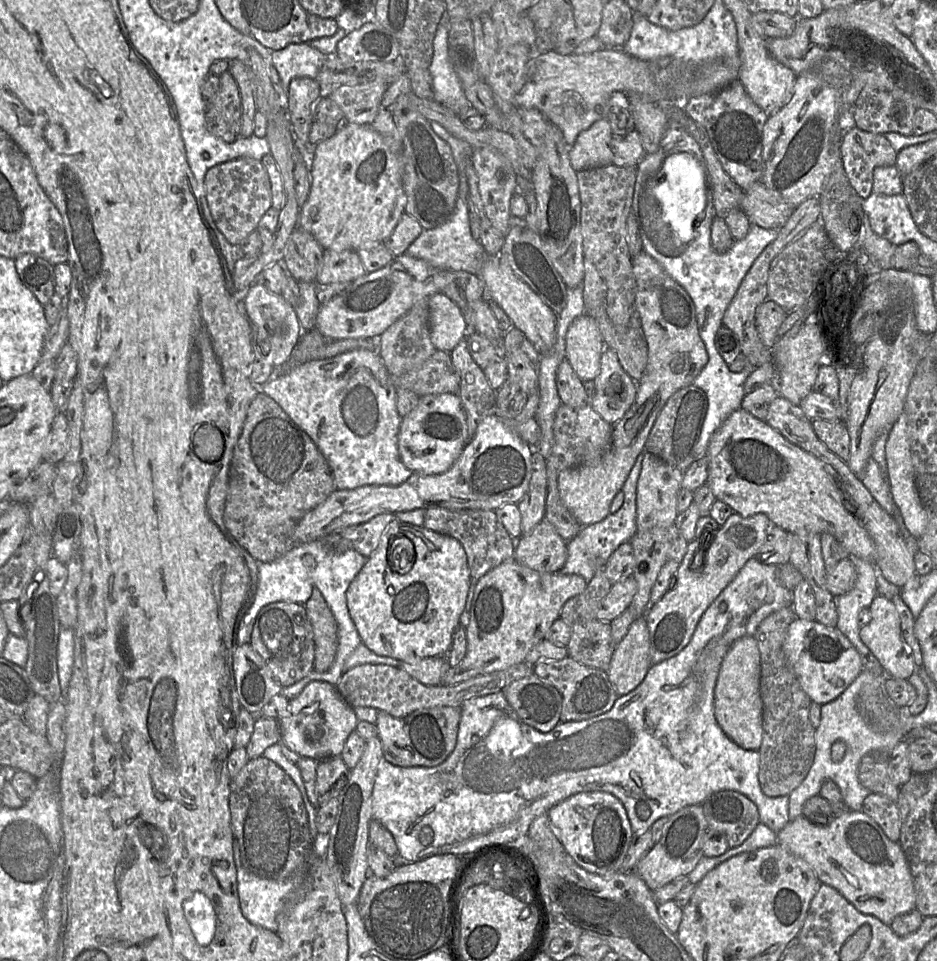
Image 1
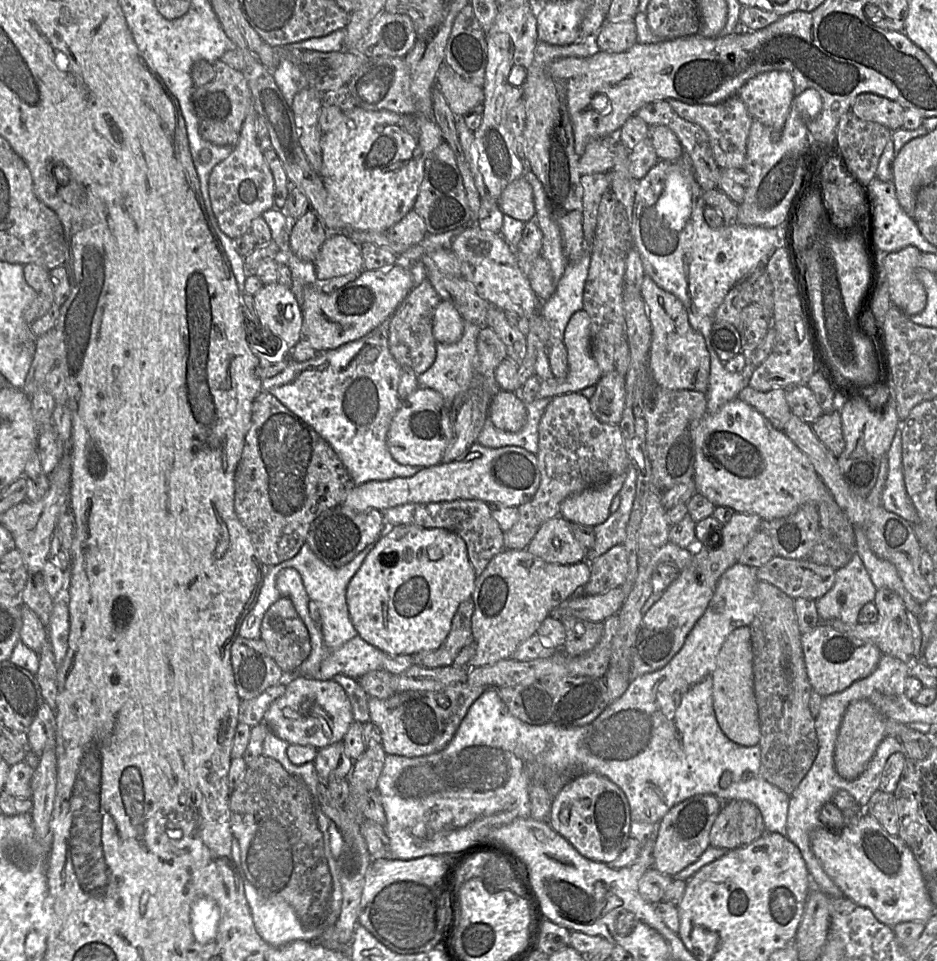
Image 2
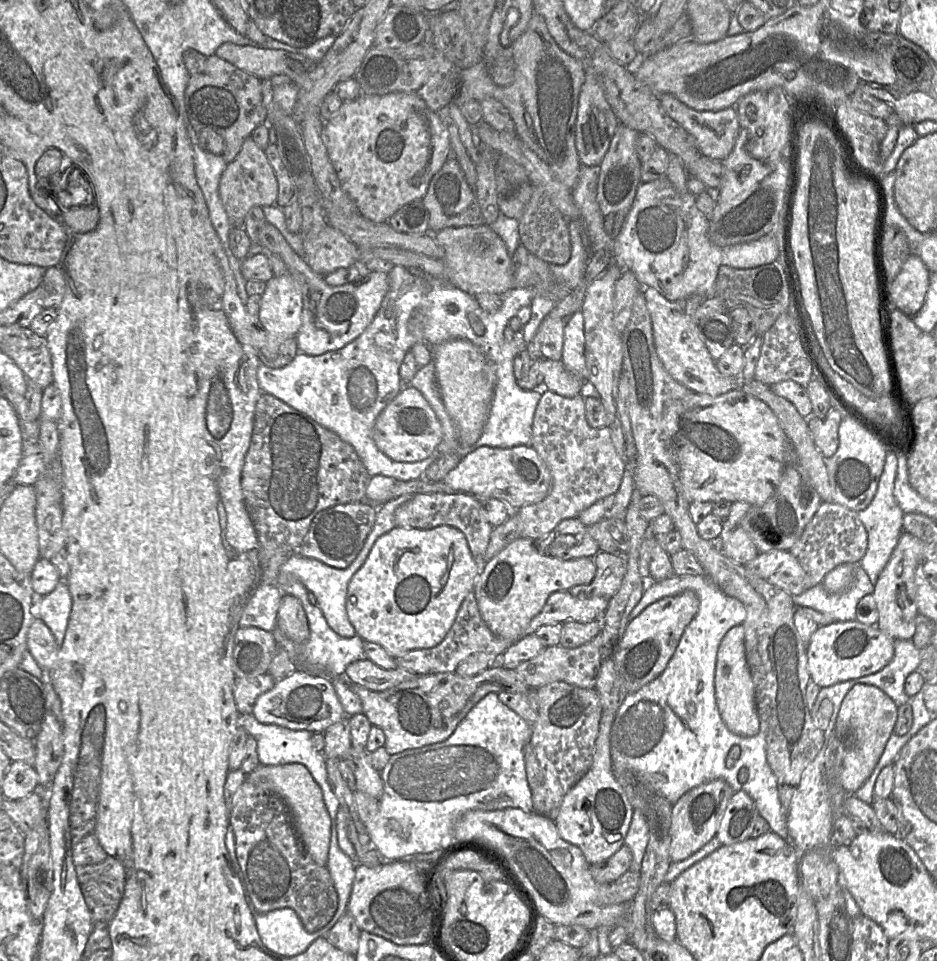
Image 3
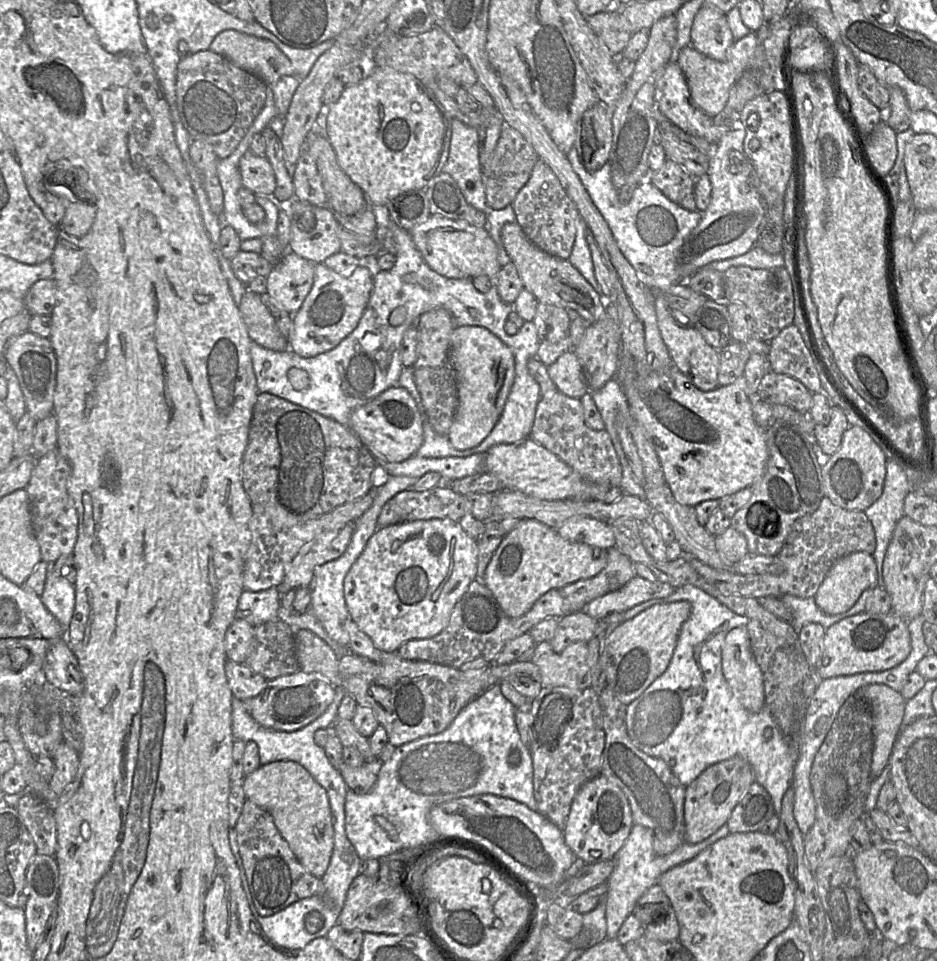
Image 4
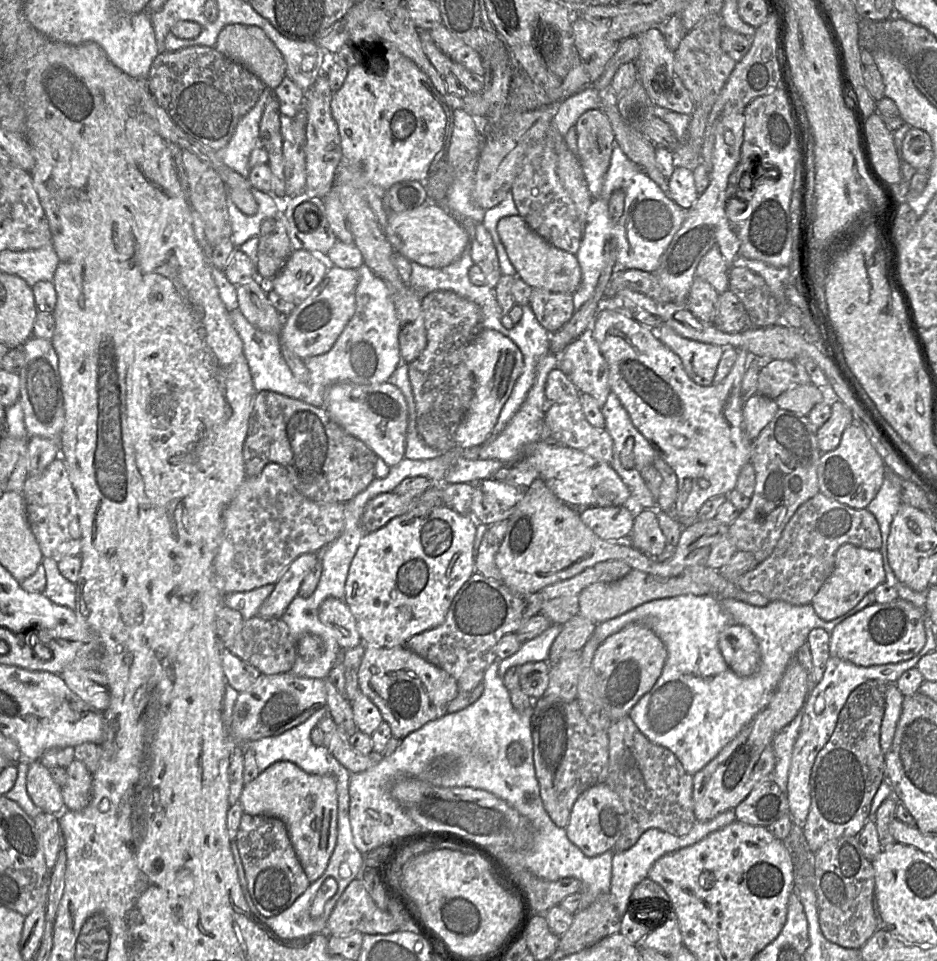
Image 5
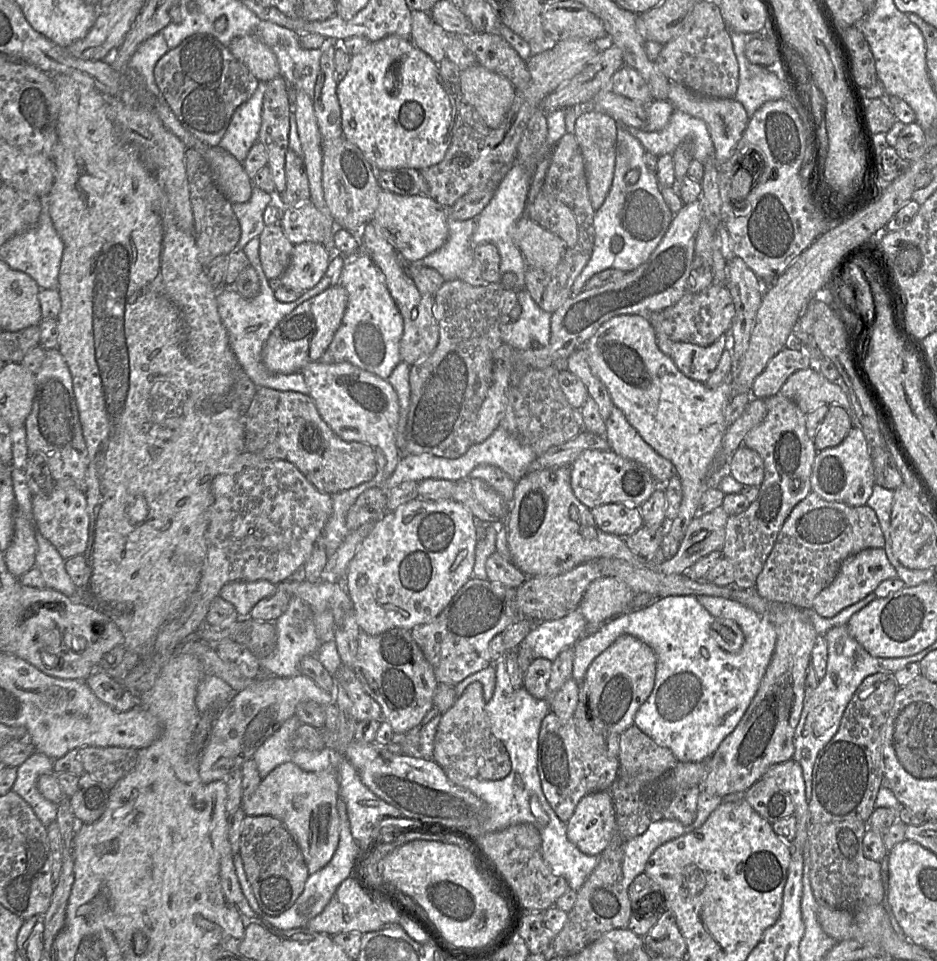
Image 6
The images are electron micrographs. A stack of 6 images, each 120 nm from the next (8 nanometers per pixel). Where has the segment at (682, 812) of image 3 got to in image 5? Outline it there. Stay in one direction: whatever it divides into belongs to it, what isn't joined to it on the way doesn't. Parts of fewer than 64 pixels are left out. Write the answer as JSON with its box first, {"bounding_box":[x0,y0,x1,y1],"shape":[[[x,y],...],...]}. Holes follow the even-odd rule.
{"bounding_box":[693,658,808,821],"shape":[[[792,658],[767,706],[748,723],[703,769],[693,776],[693,804],[696,821],[709,821],[719,814],[734,810],[764,779],[771,779],[775,765],[773,752],[774,737],[788,725],[806,704],[808,696],[807,674],[804,668]]]}

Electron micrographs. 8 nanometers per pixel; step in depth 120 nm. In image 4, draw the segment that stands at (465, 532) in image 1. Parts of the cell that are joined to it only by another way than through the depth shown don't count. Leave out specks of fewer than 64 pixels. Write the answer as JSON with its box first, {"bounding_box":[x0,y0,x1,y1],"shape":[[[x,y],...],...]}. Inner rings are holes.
{"bounding_box":[378,485,485,541],"shape":[[[437,485],[427,490],[405,490],[391,499],[383,506],[378,519],[378,528],[394,525],[398,523],[410,522],[415,520],[444,519],[449,518],[457,522],[464,531],[477,541],[485,531],[485,522],[477,520],[471,513],[470,504],[466,497],[454,492],[445,485]]]}

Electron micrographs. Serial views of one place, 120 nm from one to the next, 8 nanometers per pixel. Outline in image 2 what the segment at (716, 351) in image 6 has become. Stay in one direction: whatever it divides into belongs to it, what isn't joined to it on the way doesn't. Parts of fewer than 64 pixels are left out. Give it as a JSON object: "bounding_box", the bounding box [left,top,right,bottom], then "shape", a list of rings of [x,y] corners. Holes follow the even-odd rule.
{"bounding_box":[641,274,710,394],"shape":[[[645,274],[641,287],[648,317],[652,325],[649,368],[655,380],[671,390],[694,390],[706,394],[709,385],[710,352],[701,333],[690,324],[683,303],[672,293],[659,287]]]}

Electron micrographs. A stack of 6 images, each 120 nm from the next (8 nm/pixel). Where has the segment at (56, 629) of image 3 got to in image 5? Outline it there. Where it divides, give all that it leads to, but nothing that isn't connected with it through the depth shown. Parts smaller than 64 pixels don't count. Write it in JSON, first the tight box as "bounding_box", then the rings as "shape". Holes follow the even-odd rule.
{"bounding_box":[41,557,76,609],"shape":[[[43,557],[41,563],[46,575],[44,595],[57,605],[75,609],[76,585],[60,573],[58,562],[54,559]]]}

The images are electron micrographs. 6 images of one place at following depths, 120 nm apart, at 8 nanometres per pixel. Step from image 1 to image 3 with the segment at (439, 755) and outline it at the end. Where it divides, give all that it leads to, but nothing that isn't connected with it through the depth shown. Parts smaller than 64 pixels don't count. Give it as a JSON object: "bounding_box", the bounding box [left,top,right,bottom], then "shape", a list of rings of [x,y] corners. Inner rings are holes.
{"bounding_box":[349,664,531,755],"shape":[[[495,664],[471,677],[462,677],[455,672],[416,675],[392,688],[380,692],[368,690],[359,685],[349,684],[360,698],[363,713],[371,724],[378,726],[384,731],[386,737],[384,747],[390,755],[446,740],[452,735],[466,714],[490,692],[525,693],[531,689],[514,669],[505,668],[500,664]]]}

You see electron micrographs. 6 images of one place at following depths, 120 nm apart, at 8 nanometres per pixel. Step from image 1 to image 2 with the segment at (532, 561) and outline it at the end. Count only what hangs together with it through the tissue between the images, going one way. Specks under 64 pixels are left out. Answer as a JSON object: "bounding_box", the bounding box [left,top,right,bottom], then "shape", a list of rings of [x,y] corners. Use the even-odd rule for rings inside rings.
{"bounding_box":[526,515,588,565],"shape":[[[560,515],[543,522],[526,549],[545,562],[560,565],[585,561],[588,550],[574,537],[571,522]]]}

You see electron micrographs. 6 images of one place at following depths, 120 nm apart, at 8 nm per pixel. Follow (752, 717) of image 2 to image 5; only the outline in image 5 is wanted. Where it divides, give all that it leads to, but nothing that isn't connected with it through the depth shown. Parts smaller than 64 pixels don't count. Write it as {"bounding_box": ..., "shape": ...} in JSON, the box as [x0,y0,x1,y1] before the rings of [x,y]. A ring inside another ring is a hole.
{"bounding_box":[718,624,760,677],"shape":[[[738,624],[727,626],[719,635],[718,645],[726,664],[736,675],[748,677],[759,669],[760,648],[747,627]]]}

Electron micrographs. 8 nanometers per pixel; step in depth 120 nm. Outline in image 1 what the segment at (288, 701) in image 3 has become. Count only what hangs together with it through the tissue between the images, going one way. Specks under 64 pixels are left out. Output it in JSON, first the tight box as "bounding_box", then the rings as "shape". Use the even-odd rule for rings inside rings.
{"bounding_box":[278,681,358,761],"shape":[[[324,681],[310,682],[301,693],[289,700],[288,714],[278,720],[281,741],[300,757],[316,761],[339,756],[348,736],[356,730],[358,719],[354,709],[341,697],[336,686]]]}

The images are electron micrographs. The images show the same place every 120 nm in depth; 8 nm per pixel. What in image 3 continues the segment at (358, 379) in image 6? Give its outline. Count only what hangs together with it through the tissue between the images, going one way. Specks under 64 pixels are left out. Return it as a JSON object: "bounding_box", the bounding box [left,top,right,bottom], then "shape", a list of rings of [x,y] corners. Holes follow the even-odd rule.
{"bounding_box":[373,386,442,462],"shape":[[[403,386],[399,394],[378,416],[373,438],[376,446],[387,457],[398,462],[417,462],[436,453],[442,440],[441,424],[419,390],[412,386]]]}

